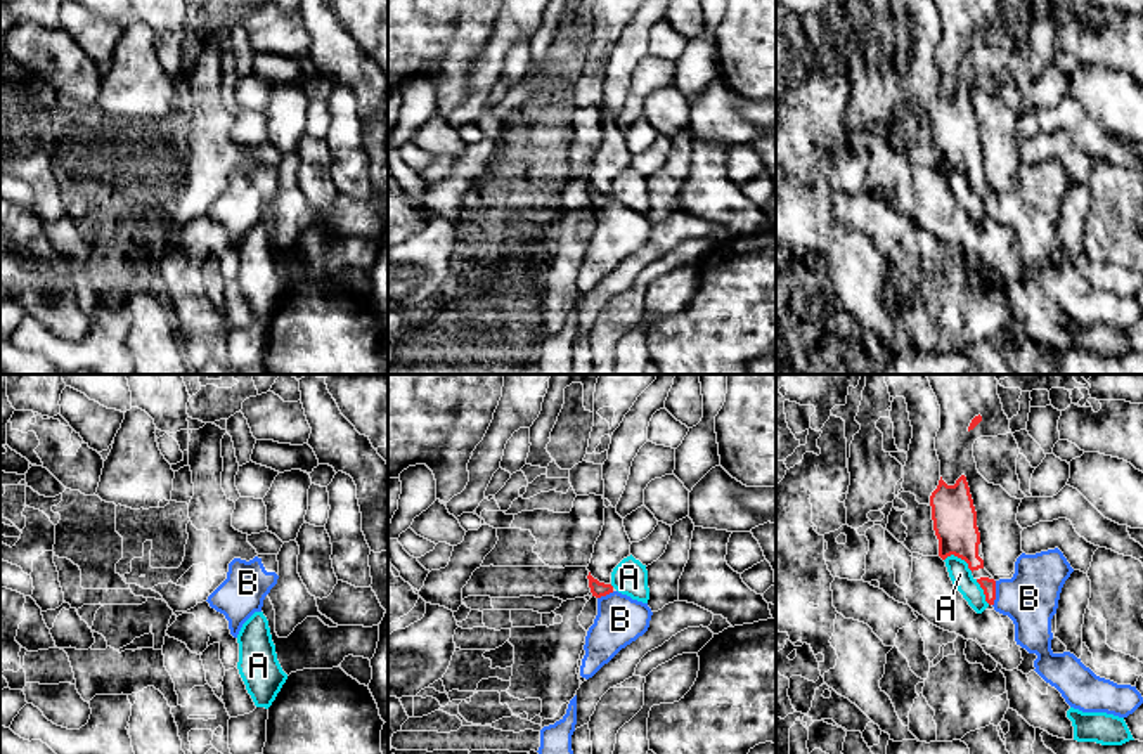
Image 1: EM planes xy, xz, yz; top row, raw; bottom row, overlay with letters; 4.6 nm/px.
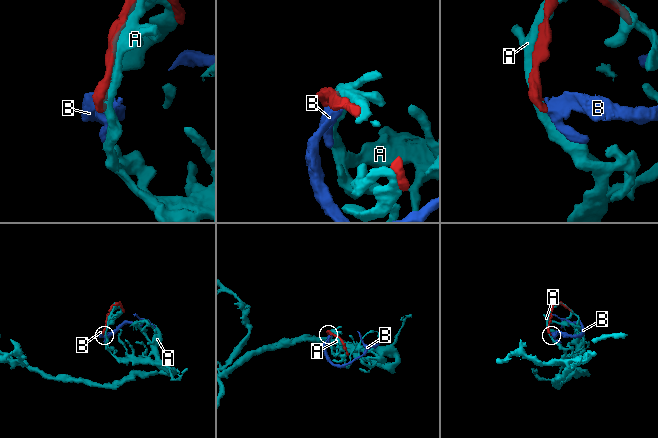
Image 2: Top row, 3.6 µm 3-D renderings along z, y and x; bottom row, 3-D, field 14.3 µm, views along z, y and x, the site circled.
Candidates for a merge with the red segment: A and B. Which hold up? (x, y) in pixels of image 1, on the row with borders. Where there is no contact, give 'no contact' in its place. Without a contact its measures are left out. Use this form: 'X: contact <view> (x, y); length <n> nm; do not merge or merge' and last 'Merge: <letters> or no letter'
A: contact yz (960, 557); length 150 nm; do not merge
B: contact yz (994, 593); length 120 nm; merge
Merge: B

